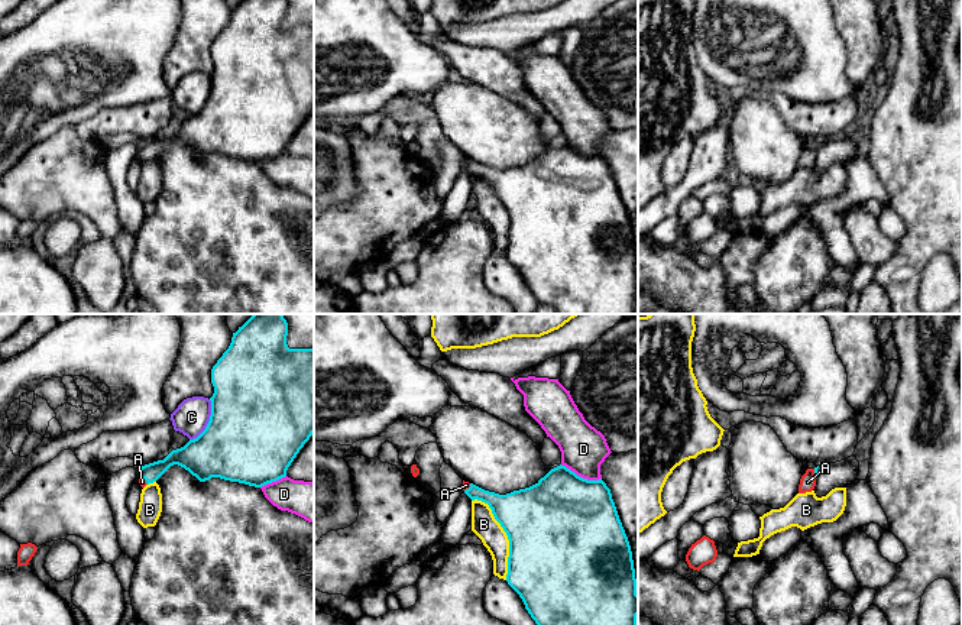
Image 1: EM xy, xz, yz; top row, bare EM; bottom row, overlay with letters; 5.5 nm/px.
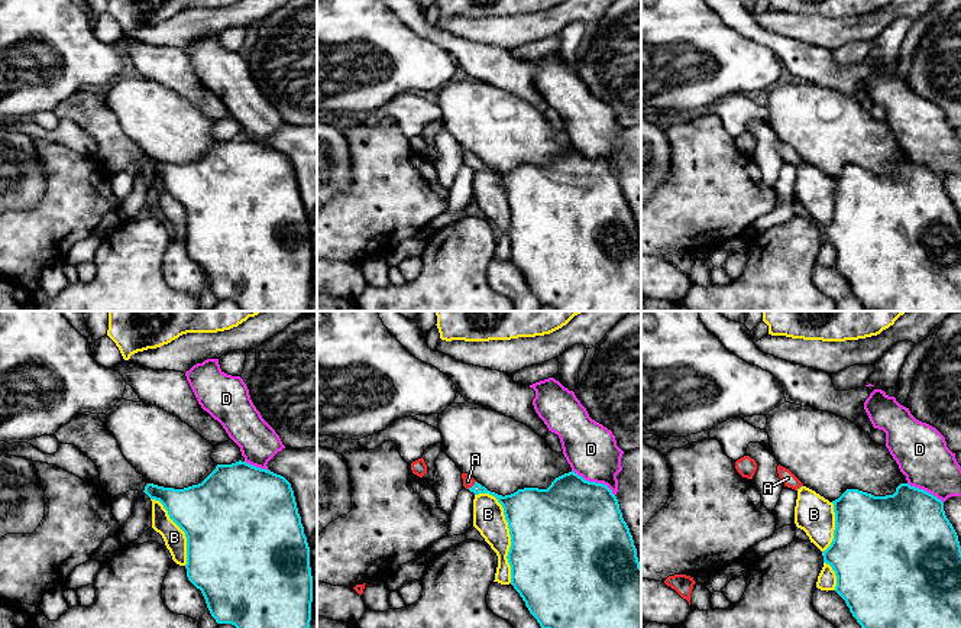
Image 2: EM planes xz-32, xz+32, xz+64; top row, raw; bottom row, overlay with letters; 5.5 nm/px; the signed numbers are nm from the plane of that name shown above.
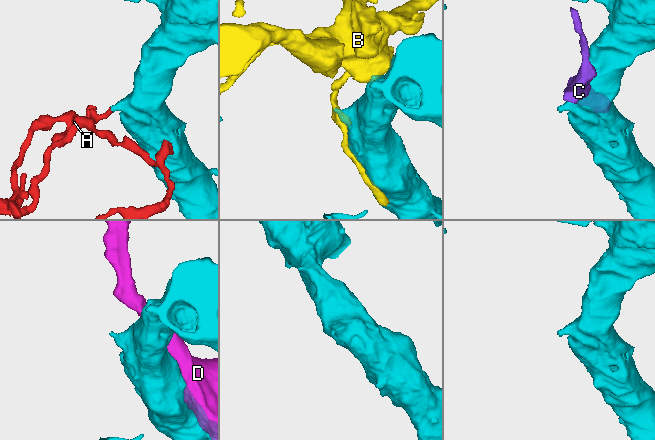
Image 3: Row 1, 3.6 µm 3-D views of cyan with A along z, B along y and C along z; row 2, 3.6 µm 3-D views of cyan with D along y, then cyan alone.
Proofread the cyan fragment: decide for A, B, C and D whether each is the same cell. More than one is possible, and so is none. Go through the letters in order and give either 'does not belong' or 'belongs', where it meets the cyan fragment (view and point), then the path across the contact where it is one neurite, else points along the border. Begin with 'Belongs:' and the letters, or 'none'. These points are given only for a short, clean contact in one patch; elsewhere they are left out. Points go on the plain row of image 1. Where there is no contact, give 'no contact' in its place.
Belongs: A
A: belongs; contact xy (145, 155); way xy (184, 133), (172, 133), (145, 155), (142, 158)
B: does not belong; contact xz (507, 210)
C: does not belong; contact xy (209, 97)
D: does not belong; contact xz (579, 152)

